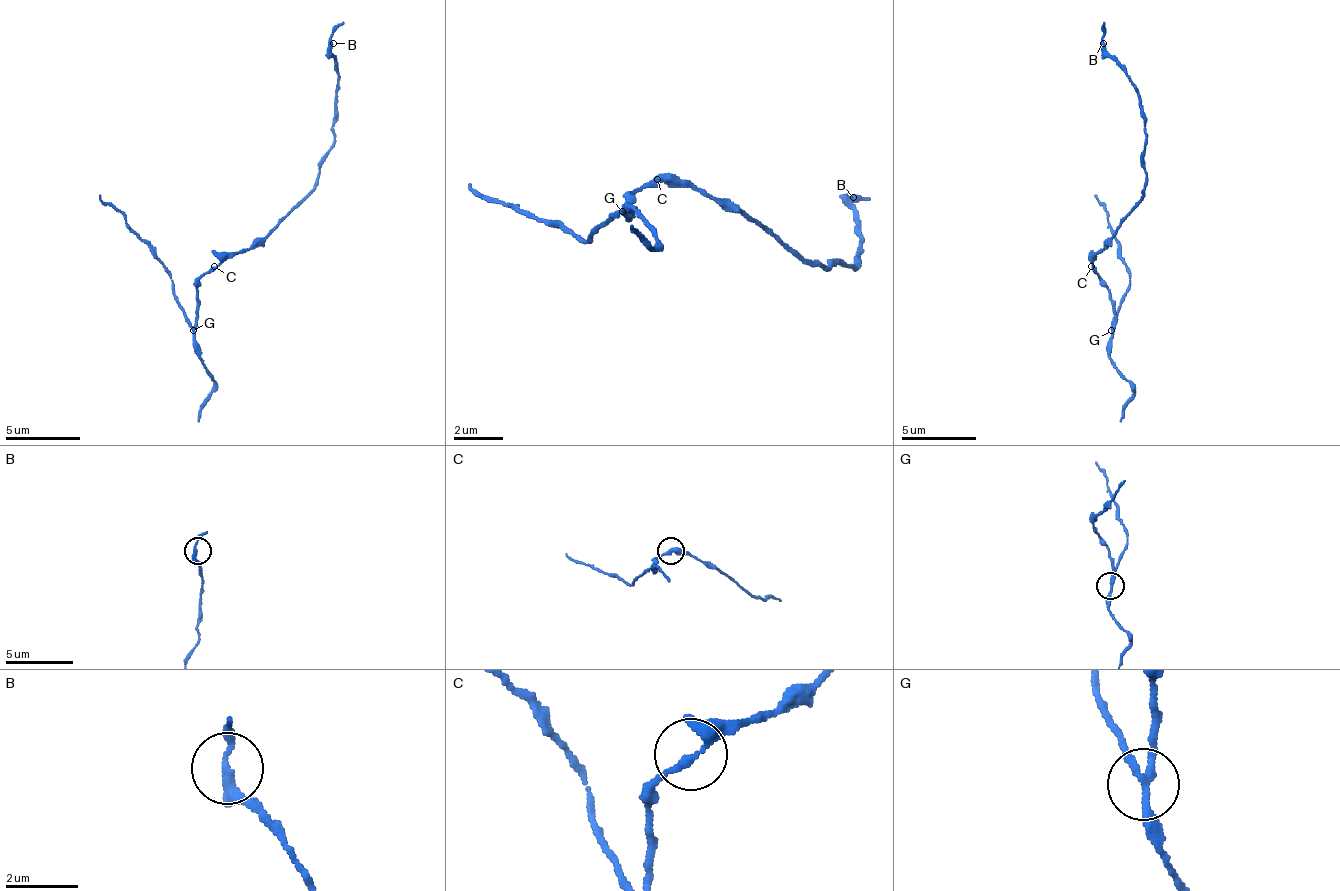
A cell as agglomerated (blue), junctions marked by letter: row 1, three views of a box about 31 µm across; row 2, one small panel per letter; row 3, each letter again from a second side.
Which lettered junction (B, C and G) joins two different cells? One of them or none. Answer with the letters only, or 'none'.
G

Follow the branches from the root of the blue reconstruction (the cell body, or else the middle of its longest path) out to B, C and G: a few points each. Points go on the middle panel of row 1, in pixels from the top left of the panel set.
B: (718, 203), (767, 228), (798, 258), (853, 270), (859, 258), (859, 215), (847, 203), (853, 197)
C: (718, 203), (688, 185), (670, 185), (663, 179), (657, 179)
G: (718, 203), (688, 185), (670, 185), (663, 179), (651, 179), (633, 197), (633, 209), (627, 215), (621, 209)

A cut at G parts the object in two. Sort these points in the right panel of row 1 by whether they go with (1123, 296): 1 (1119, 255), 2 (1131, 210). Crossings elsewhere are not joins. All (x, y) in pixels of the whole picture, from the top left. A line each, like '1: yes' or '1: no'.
1: yes
2: no

